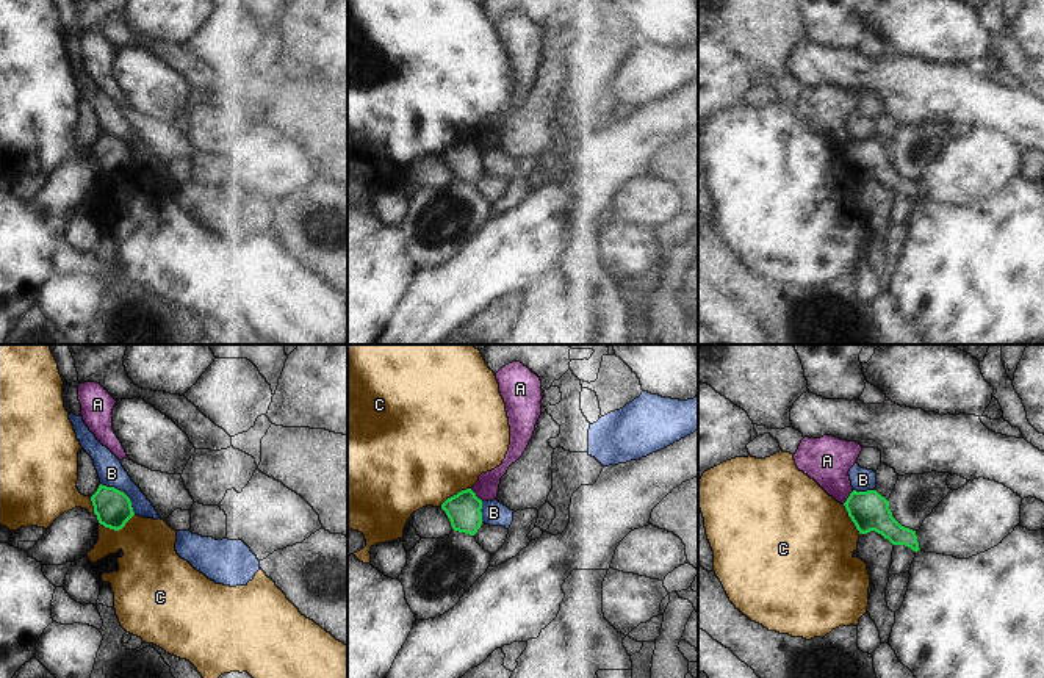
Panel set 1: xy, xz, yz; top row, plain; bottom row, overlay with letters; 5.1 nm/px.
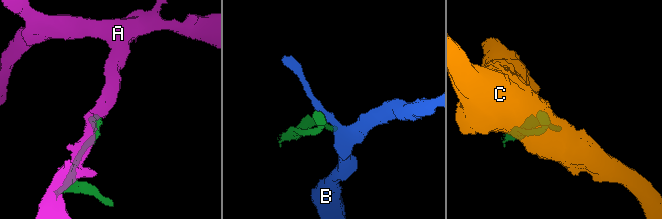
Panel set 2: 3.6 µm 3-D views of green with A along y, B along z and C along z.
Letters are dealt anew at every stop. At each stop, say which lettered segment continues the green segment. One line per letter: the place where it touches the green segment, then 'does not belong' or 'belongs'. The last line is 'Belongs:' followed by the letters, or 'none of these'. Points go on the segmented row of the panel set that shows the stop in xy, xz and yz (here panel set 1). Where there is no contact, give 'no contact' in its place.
A: meets green in xz at (475, 495); does not belong
B: meets green in xy at (122, 492); does not belong
C: meets green in xy at (116, 530); does not belong
Belongs: none of these

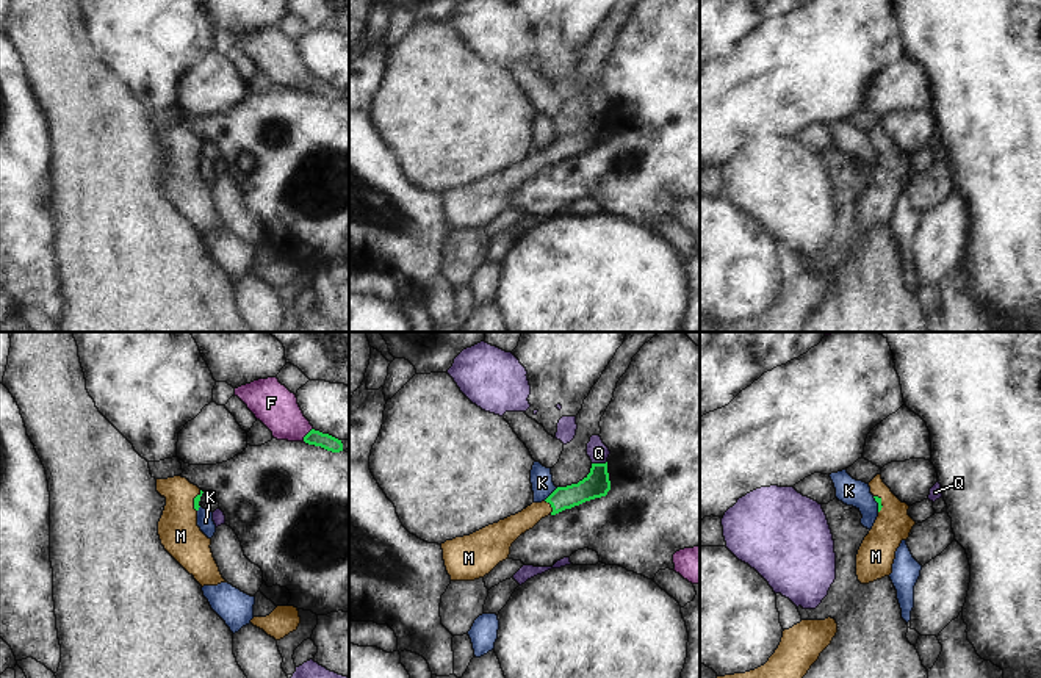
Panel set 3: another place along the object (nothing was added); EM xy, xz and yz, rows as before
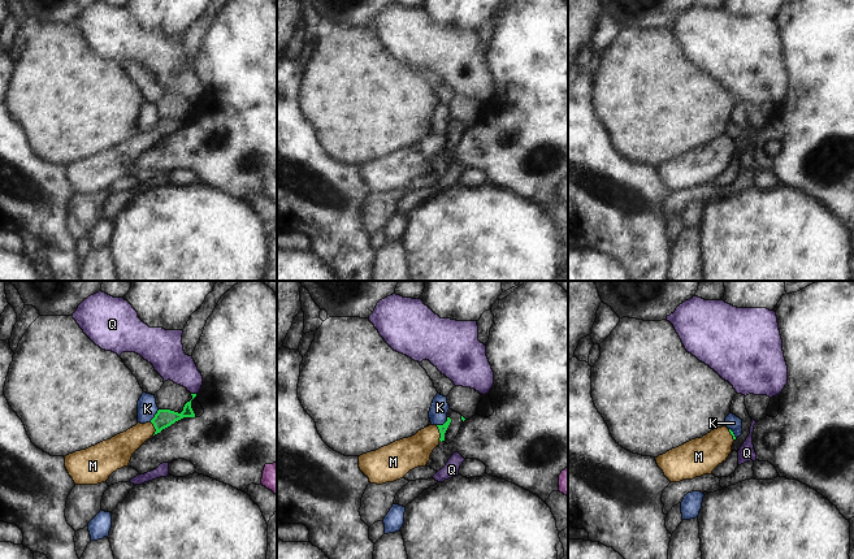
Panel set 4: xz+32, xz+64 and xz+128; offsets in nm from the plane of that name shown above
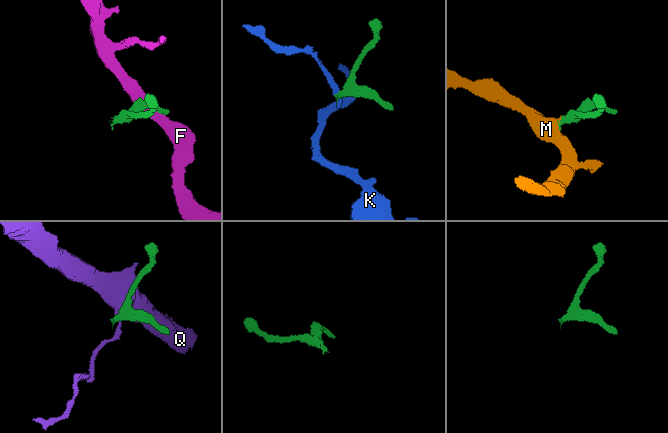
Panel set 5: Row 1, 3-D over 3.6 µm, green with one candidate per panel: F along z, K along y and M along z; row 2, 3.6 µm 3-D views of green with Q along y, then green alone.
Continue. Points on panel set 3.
F: meets green in xy at (306, 436); does not belong
K: meets green in xz at (551, 494); does not belong
M: meets green in xz at (551, 506); belongs
Q: meets green in xz at (598, 464); does not belong
Belongs: M

